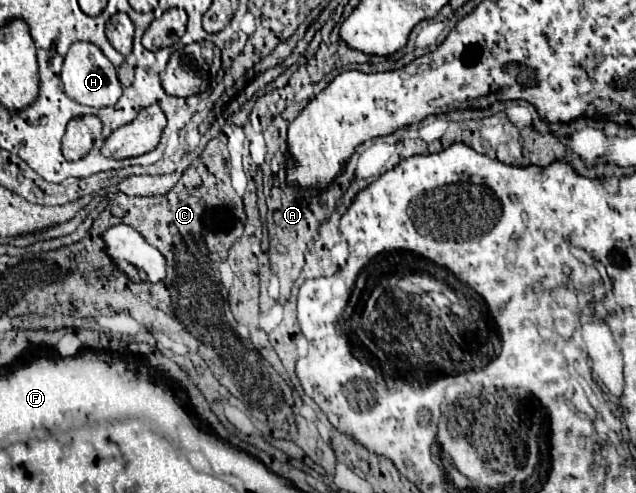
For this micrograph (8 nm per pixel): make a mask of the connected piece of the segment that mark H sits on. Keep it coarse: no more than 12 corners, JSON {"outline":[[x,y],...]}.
{"outline":[[90,42],[64,58],[68,98],[92,108],[122,96],[116,68]]}

